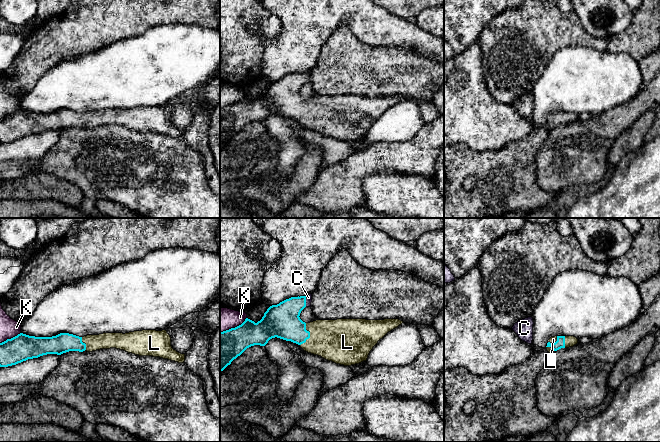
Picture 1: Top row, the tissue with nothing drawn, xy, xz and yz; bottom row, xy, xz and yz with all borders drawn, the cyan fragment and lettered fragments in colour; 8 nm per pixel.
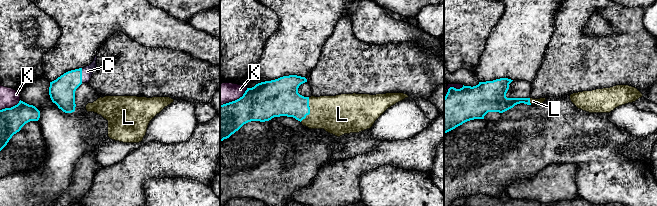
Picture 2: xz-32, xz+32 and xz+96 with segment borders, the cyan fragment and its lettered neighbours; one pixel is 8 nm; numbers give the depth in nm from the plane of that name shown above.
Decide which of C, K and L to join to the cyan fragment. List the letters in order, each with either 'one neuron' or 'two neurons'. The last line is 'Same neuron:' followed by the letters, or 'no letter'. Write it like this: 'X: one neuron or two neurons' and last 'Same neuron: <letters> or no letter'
C: one neuron
K: two neurons
L: one neuron
Same neuron: C, L

